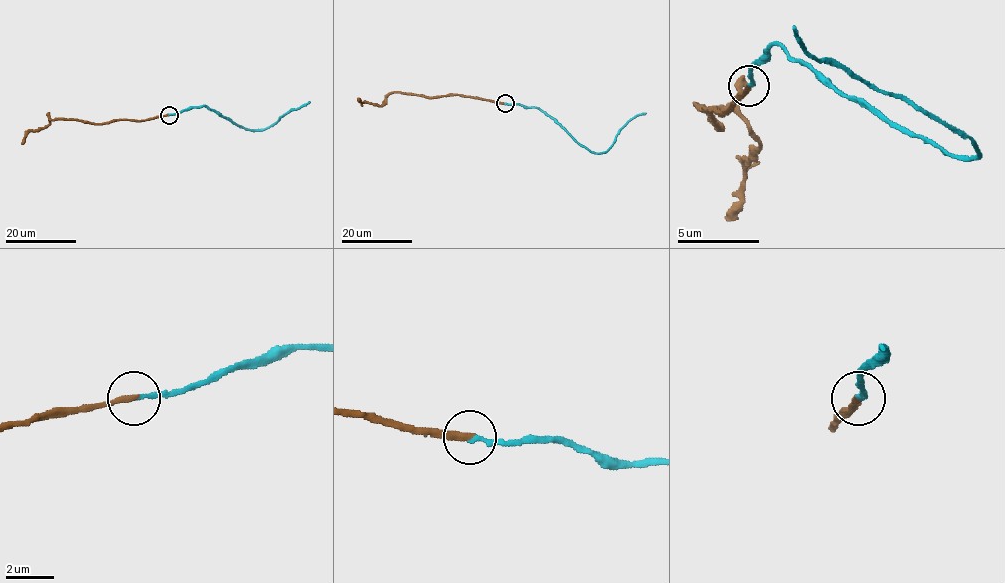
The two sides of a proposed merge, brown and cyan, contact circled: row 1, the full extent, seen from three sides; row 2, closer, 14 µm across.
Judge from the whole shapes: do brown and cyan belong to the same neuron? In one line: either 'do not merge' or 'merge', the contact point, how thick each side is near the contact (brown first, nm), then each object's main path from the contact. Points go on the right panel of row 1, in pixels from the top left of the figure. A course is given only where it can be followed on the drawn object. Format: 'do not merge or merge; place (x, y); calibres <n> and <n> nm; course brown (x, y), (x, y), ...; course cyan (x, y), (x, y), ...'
merge; place (749, 86); calibres 280 and 190 nm; course brown (748, 87), (723, 111), (711, 107), (719, 128), (699, 103), (744, 119), (760, 144), (727, 222); course cyan (748, 83), (776, 46), (952, 156), (976, 152), (936, 115), (825, 62), (793, 25)

